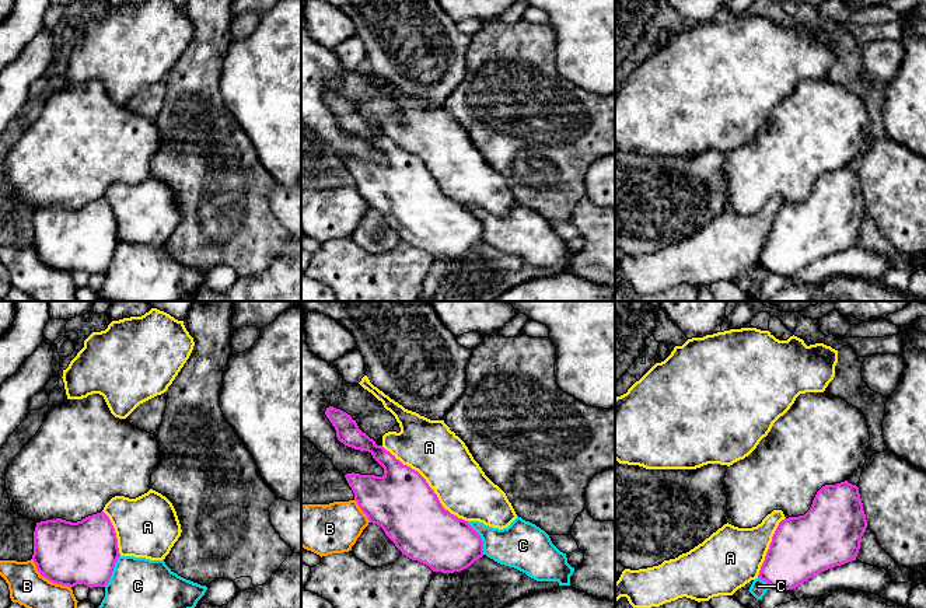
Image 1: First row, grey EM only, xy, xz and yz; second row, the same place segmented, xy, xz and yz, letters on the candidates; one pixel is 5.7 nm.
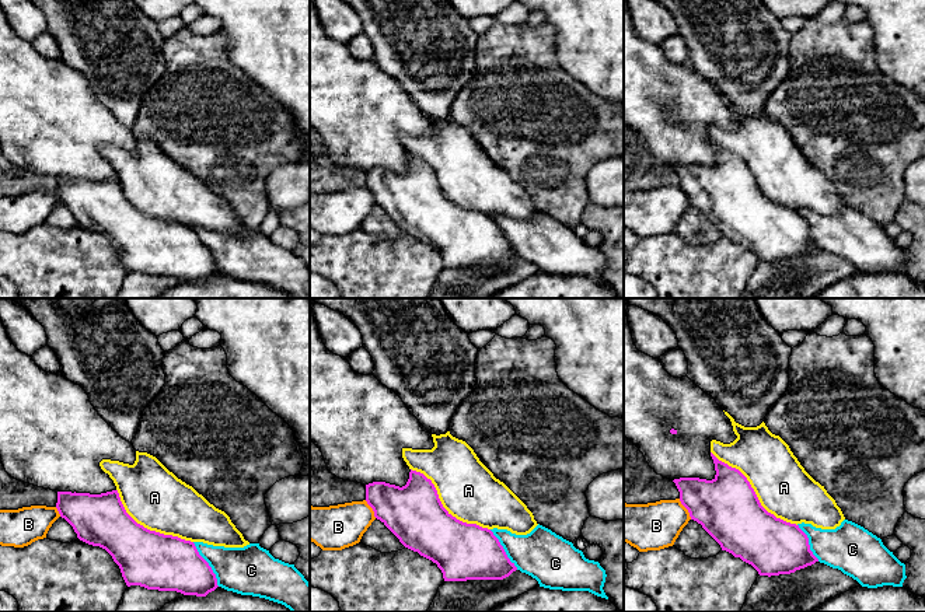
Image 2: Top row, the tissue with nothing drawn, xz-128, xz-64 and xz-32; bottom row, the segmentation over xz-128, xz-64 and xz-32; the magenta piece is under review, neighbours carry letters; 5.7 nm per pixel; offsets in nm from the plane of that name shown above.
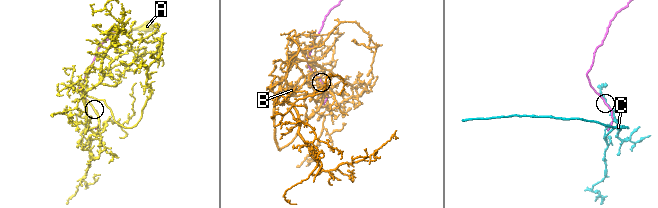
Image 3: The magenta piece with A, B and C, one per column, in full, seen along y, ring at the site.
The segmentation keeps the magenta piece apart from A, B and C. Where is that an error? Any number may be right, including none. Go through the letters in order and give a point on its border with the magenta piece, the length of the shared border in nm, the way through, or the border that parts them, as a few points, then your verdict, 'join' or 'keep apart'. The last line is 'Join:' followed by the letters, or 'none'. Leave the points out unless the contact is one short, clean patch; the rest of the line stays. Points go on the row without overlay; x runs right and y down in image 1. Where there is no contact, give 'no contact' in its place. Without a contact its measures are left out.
A: meets magenta in xz at (427, 170); contact 650 nm long; keep apart
B: meets magenta in xy at (49, 266); contact 280 nm long; keep apart
C: meets magenta in xz at (481, 224); contact 220 nm long; keep apart
Join: none

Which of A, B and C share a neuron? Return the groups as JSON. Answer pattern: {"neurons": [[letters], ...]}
{"neurons": [["A"], ["B"], ["C"]]}

